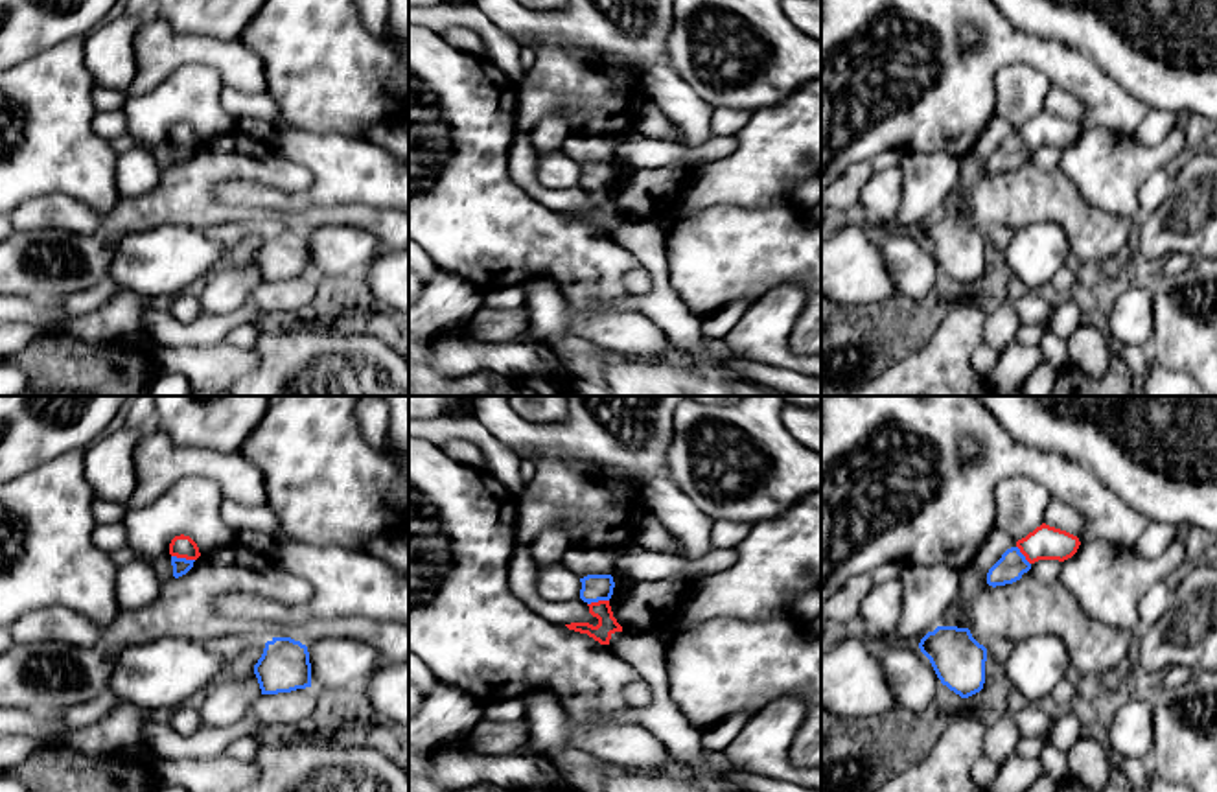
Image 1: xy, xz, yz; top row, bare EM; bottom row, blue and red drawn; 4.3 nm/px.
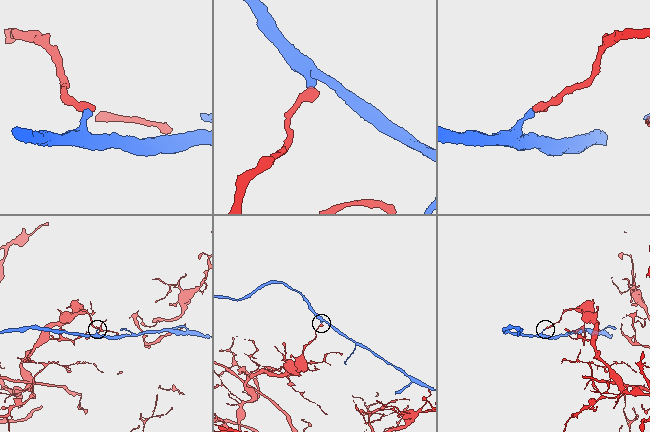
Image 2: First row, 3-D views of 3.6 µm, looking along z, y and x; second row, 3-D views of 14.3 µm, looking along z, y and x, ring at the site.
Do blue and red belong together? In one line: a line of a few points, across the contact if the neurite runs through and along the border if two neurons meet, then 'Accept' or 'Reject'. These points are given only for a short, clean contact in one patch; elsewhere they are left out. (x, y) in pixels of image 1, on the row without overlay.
Line: xy (172, 142), (194, 148). Reject

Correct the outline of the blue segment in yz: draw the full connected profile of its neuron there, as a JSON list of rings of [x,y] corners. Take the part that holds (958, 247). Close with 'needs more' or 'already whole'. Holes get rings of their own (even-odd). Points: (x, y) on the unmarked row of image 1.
[[[937,214],[921,227],[919,236],[941,271],[961,285],[983,276],[987,236],[972,225],[968,215]]]; already whole

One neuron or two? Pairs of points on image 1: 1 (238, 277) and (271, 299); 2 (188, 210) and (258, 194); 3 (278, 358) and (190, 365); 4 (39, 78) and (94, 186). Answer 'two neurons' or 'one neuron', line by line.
1: two neurons
2: two neurons
3: two neurons
4: one neuron

